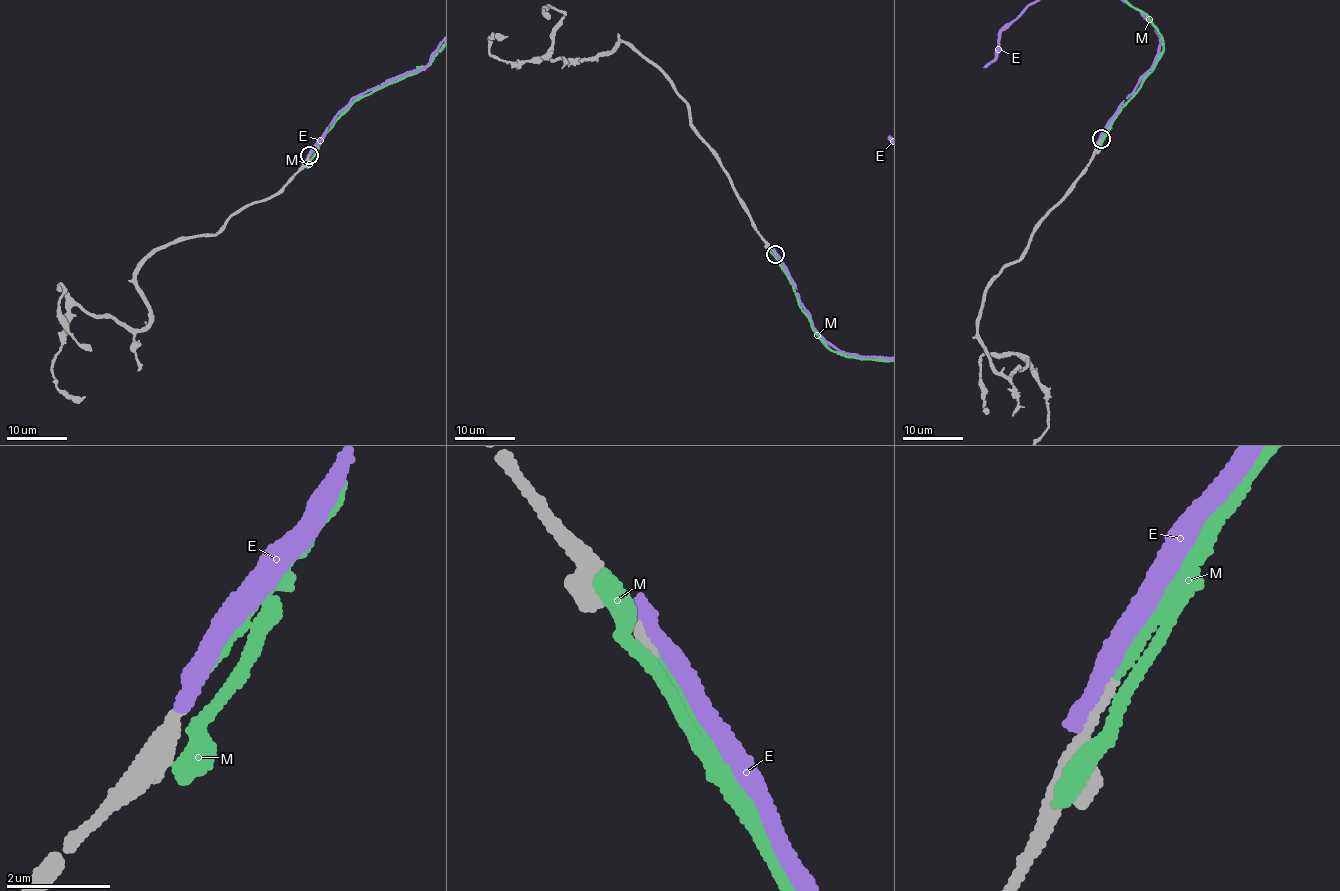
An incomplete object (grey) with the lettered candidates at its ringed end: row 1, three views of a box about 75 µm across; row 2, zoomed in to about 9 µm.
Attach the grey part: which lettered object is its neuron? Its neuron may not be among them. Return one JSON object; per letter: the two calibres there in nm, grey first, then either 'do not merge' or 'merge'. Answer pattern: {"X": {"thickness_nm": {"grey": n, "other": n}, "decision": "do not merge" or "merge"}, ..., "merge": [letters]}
{"E": {"thickness_nm": {"grey": 280, "other": 400}, "decision": "do not merge"}, "M": {"thickness_nm": {"grey": 200, "other": 200}, "decision": "merge"}, "merge": ["M"]}

